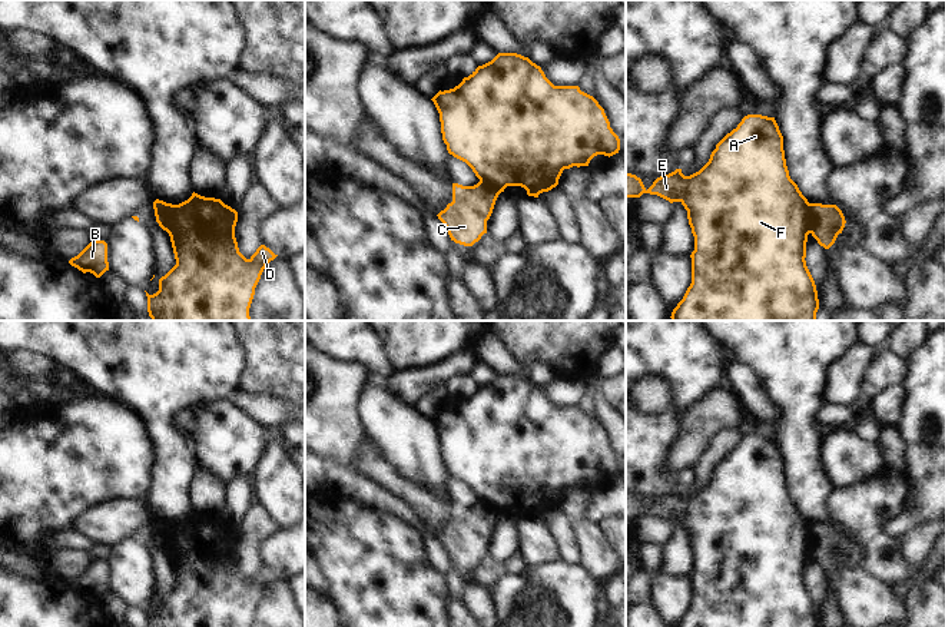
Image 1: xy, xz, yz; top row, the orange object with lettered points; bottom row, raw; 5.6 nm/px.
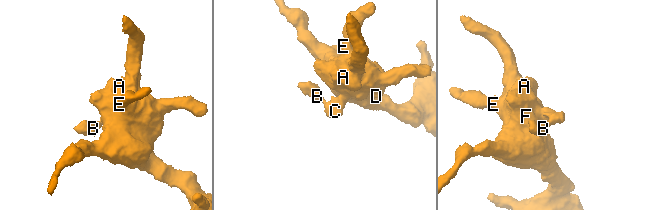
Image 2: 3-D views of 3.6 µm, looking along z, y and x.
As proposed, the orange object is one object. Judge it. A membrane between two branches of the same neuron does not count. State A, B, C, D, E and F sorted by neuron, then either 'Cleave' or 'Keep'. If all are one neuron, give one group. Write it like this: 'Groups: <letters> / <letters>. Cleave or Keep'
Groups: A D E F / B C. Cleave.

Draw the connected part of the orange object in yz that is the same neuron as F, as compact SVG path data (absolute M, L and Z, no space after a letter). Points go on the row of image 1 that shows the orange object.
M745 116L716 145L709 162L690 176L676 169L646 189L640 178L626 173L626 198L643 193L657 195L670 203L680 202L694 236L692 283L673 309L672 321L816 321L818 291L805 261L810 233L809 202L789 176L783 136L775 117Z

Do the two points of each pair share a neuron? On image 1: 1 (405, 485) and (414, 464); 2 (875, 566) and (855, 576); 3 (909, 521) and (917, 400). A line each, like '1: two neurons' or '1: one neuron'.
1: two neurons
2: two neurons
3: one neuron

